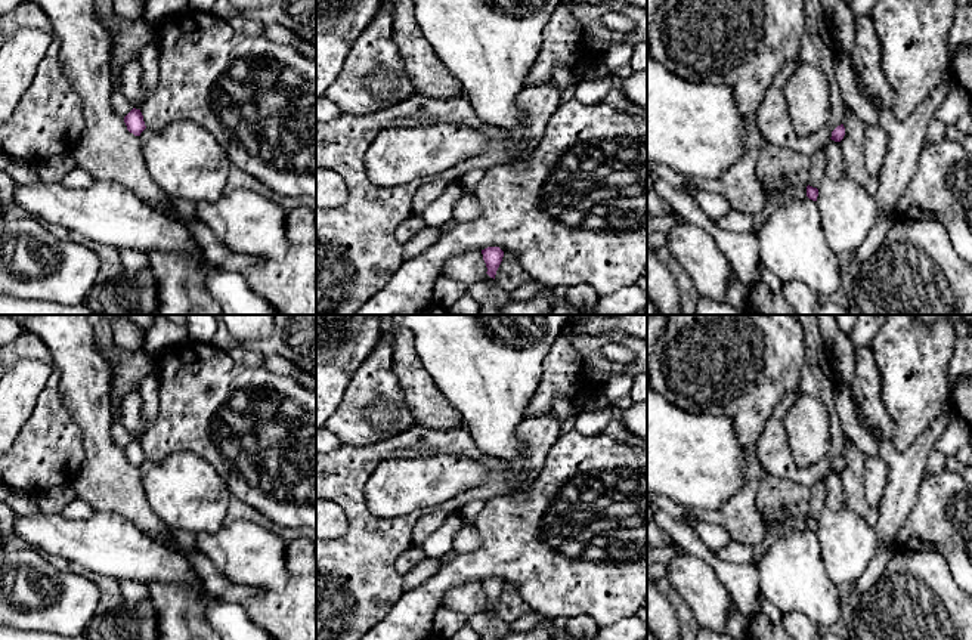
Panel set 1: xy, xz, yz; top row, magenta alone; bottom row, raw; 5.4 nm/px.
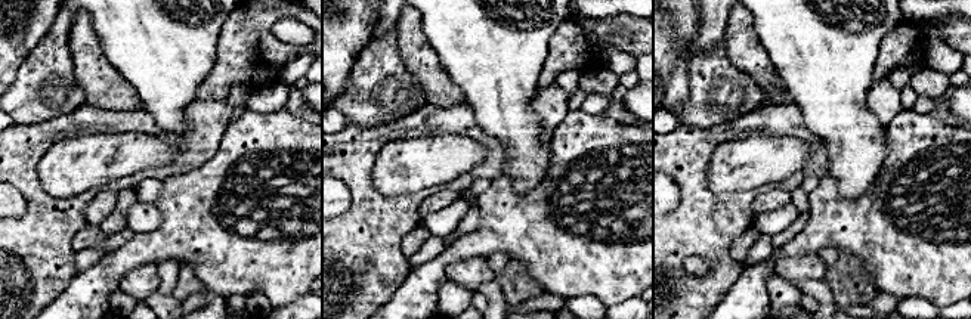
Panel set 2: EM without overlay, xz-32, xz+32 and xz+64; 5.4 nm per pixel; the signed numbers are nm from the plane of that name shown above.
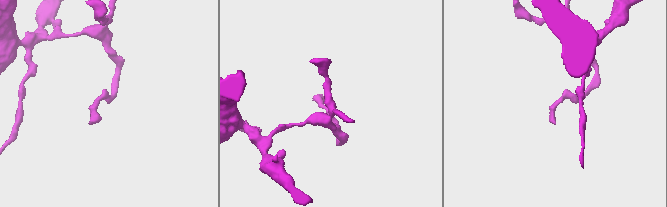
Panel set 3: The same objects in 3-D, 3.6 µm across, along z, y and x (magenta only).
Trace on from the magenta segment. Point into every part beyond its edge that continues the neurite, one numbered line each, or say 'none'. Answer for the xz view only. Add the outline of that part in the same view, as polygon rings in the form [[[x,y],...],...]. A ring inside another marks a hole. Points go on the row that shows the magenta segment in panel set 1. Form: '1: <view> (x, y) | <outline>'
none

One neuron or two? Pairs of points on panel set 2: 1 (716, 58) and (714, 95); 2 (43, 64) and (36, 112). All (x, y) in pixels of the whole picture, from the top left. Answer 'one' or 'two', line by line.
1: one
2: one

